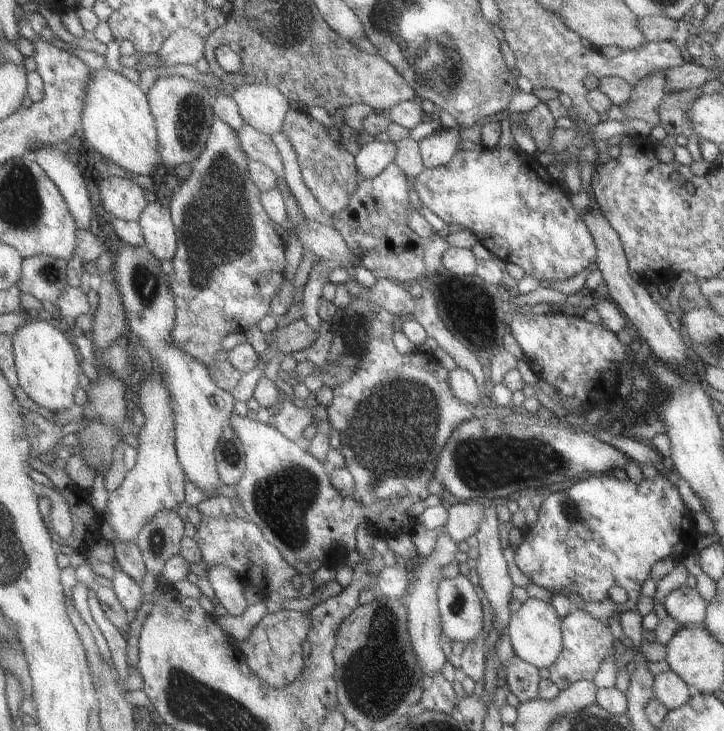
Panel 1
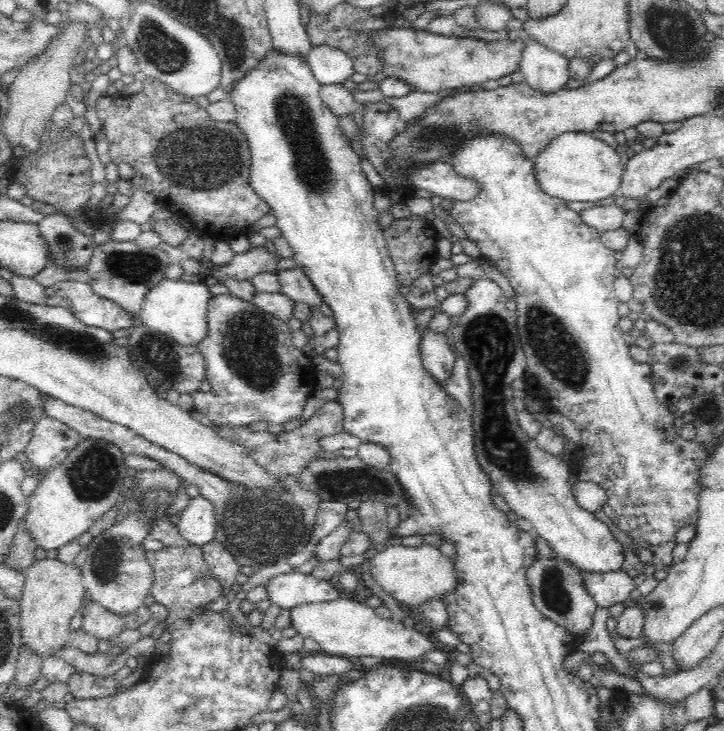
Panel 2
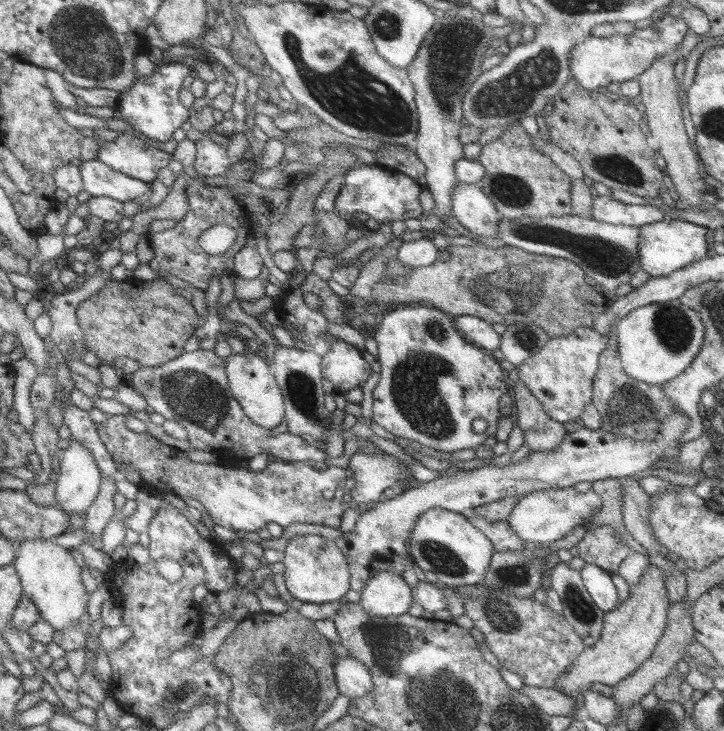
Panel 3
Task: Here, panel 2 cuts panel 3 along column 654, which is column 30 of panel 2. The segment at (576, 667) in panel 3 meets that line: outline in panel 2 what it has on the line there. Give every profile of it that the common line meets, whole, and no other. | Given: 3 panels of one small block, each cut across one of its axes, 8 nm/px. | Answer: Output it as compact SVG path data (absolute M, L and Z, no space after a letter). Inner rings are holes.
M45 558L36 561L25 574L22 601L19 602L21 619L21 641L35 650L41 656L48 656L52 650L60 650L68 643L70 636L70 623L77 612L83 606L83 599L88 596L85 587L81 567L74 562L62 562L60 559Z

